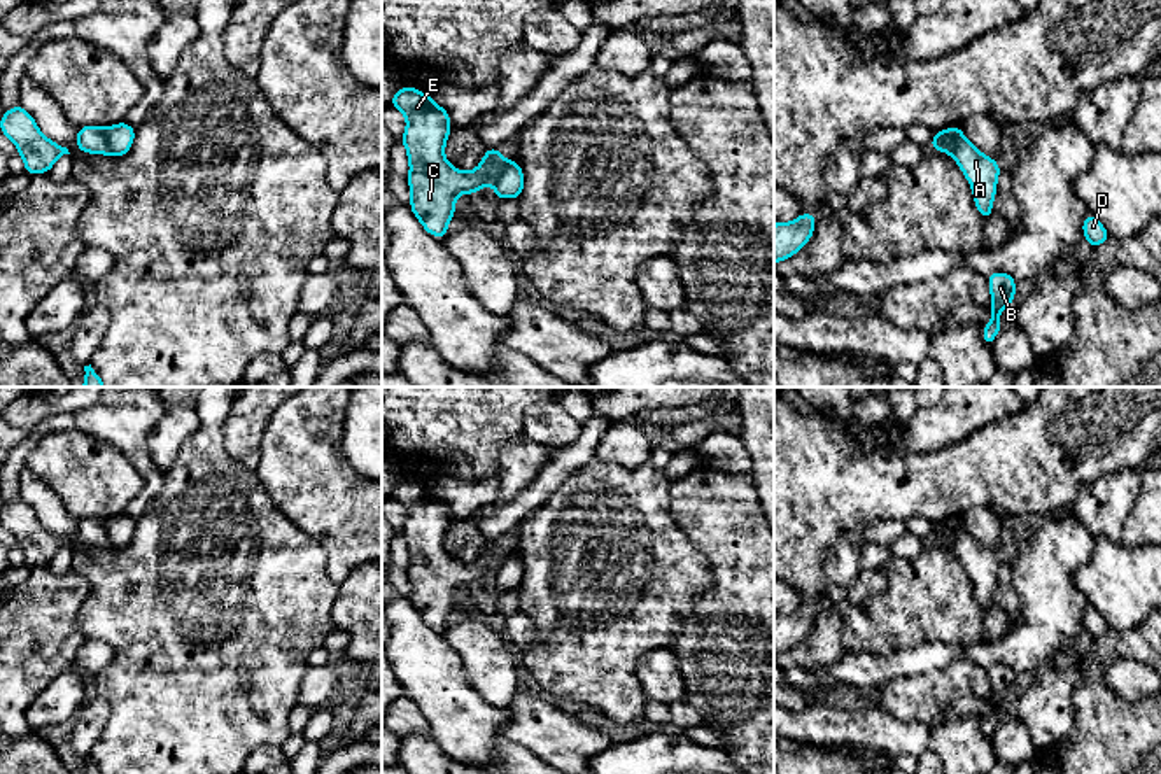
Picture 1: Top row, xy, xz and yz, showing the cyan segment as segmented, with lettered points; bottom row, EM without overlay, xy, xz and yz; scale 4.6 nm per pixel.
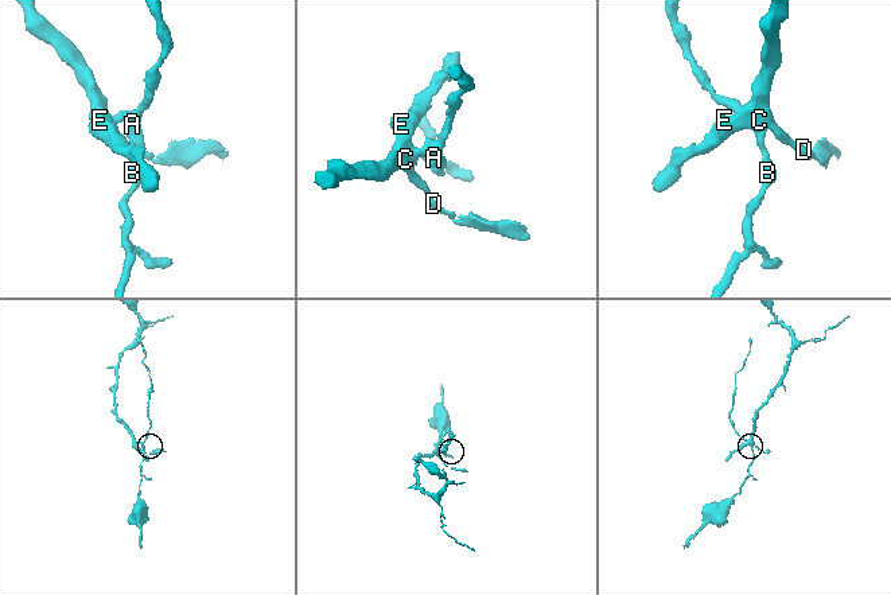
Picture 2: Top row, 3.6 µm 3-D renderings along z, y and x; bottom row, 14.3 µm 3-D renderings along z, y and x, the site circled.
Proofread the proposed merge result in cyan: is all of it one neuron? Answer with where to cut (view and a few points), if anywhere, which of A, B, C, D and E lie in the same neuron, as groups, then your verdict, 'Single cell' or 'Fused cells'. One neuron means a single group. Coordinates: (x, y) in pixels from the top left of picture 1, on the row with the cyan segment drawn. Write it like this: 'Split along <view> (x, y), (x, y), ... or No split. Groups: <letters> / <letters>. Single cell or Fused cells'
Split along xy (105, 130), (109, 153). Groups: A B / C D E. Fused cells

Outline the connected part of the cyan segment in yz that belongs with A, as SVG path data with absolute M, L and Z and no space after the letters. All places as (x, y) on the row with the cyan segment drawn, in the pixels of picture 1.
M960 126L946 128L942 135L949 156L958 163L972 187L974 203L982 221L988 221L993 214L996 182L1002 172L998 161L975 149Z

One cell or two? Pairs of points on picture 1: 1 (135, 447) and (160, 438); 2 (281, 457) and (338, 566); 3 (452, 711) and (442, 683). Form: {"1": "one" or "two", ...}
{"1": "two", "2": "one", "3": "one"}

